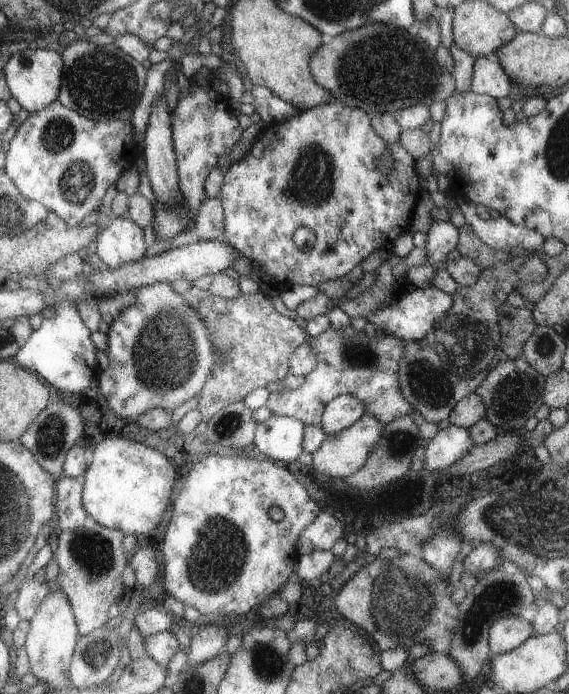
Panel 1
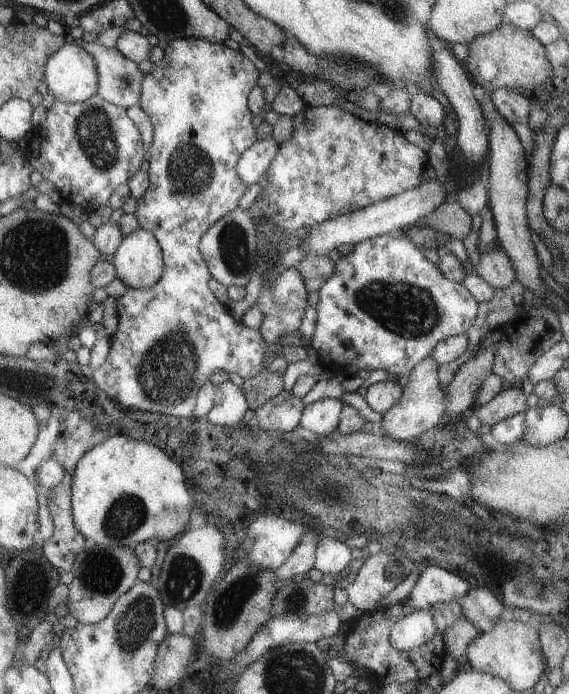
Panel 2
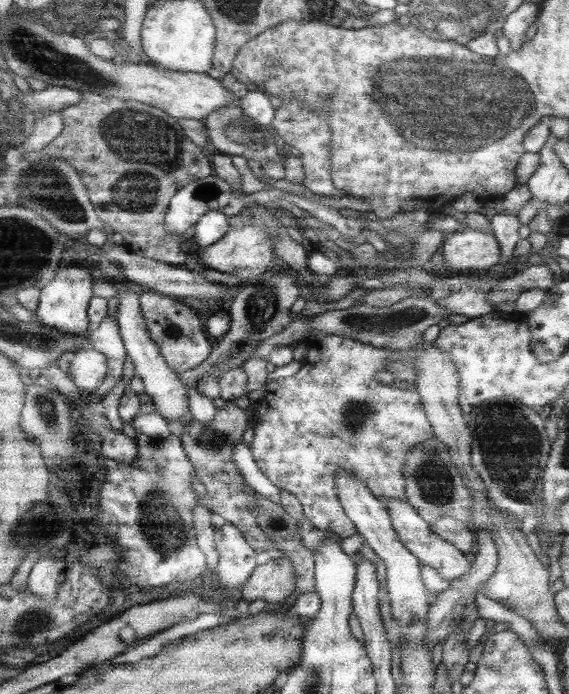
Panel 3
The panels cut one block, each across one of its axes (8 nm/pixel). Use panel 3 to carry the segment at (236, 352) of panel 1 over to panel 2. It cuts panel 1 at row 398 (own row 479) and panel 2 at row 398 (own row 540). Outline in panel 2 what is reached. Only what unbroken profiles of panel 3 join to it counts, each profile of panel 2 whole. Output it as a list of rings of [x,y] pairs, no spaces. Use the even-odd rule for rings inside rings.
[[[262,370],[256,376],[245,378],[241,387],[246,395],[249,408],[252,410],[261,407],[265,402],[285,390],[283,378],[268,370]]]

